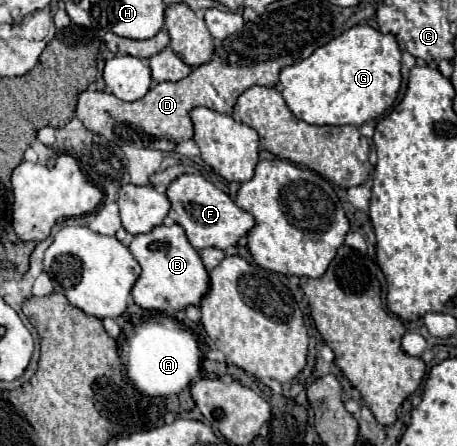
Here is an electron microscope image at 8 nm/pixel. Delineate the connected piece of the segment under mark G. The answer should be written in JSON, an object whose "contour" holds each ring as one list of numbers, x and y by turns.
{"contour":[[357,24,349,30,345,30,341,36,337,36,331,42,327,42,325,46,317,48,309,58,301,60,297,64,285,66,281,70,281,78,277,84,289,110,299,120,303,120,307,124,315,124,315,126,325,126,325,124,361,126,367,120,375,120,393,106,393,102,397,100,397,94,399,94,399,86,401,86,401,50,399,50,395,38,391,38,391,34,383,34,367,24]]}

